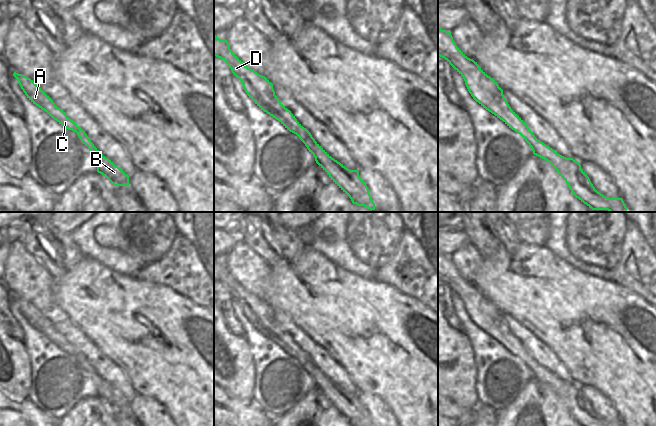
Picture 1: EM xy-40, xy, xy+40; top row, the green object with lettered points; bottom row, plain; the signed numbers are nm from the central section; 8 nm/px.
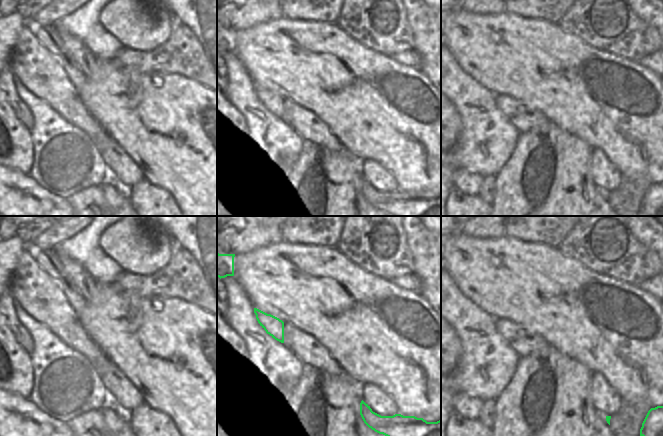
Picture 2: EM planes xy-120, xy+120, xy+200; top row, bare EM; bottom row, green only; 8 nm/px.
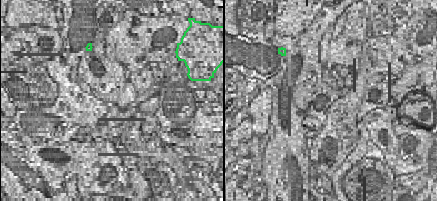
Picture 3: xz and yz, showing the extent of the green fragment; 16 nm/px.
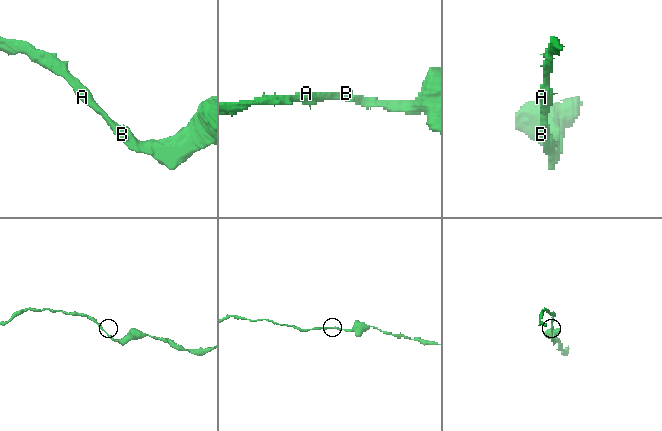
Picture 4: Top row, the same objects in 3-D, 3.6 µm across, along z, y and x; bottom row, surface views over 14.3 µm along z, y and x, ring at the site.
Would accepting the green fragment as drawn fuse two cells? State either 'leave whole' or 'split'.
leave whole

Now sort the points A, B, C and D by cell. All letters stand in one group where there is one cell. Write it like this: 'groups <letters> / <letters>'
groups A B C D

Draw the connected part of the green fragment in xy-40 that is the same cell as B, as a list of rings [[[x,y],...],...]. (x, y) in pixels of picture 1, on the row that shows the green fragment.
[[[13,73],[21,89],[27,98],[36,106],[44,110],[51,118],[61,126],[77,133],[81,142],[89,148],[97,163],[97,172],[102,174],[114,186],[129,186],[129,176],[111,160],[106,158],[91,142],[84,130],[73,120],[67,117],[65,112],[58,108],[53,100],[30,78]]]

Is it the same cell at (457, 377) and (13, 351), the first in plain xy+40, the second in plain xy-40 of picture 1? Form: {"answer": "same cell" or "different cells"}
{"answer": "same cell"}

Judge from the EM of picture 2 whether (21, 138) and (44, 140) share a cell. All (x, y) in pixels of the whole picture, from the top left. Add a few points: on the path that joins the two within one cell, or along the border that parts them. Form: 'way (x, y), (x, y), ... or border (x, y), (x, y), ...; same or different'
border (29, 130), (33, 147), (32, 163); different

